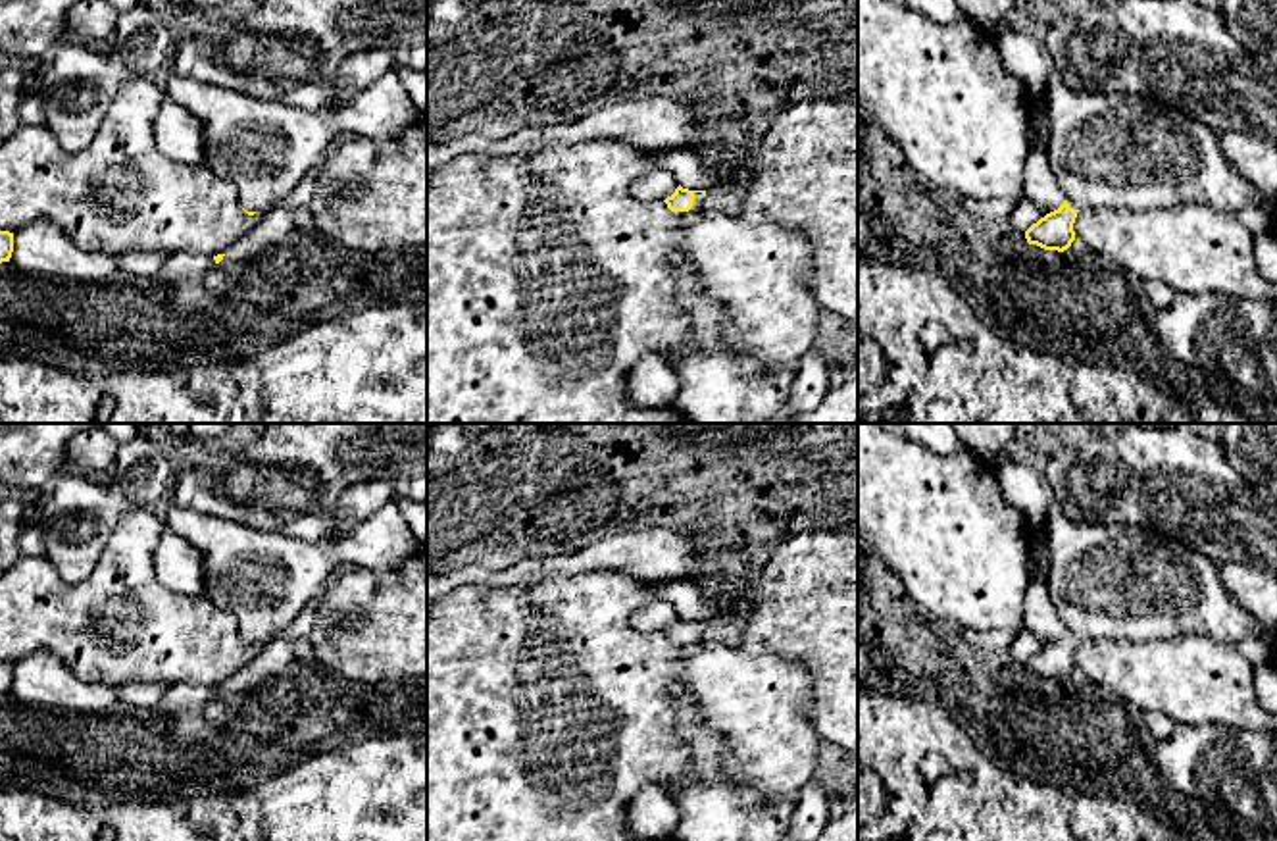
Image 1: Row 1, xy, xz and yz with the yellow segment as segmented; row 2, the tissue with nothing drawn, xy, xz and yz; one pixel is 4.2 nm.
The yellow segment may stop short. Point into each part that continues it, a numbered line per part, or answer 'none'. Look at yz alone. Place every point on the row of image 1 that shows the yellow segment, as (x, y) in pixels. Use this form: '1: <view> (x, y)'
1: yz (1122, 151)

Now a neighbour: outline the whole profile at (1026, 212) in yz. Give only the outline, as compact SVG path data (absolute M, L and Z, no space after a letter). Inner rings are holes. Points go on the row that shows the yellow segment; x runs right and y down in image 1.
M1023 196L1015 202L1015 208L1008 221L1015 231L1025 233L1033 223L1037 223L1044 216L1046 214L1039 204Z

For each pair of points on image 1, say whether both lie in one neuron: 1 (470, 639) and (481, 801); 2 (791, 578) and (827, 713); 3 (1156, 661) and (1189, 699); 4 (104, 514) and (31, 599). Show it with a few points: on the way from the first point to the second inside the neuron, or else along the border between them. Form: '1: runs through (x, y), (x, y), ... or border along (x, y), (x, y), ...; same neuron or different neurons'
1: runs through (470, 680), (472, 761); same neuron
2: runs through (824, 611), (827, 614), (827, 680); same neuron
3: runs through (1166, 670), (1185, 689); same neuron
4: border along (43, 555), (68, 582), (81, 582), (99, 560); different neurons

